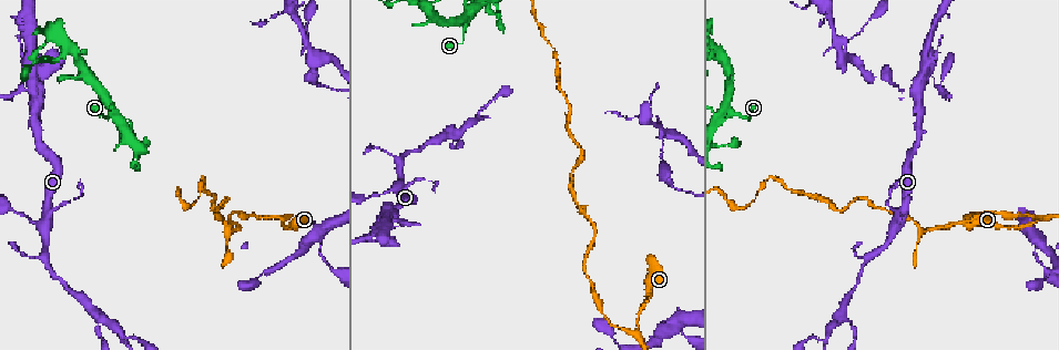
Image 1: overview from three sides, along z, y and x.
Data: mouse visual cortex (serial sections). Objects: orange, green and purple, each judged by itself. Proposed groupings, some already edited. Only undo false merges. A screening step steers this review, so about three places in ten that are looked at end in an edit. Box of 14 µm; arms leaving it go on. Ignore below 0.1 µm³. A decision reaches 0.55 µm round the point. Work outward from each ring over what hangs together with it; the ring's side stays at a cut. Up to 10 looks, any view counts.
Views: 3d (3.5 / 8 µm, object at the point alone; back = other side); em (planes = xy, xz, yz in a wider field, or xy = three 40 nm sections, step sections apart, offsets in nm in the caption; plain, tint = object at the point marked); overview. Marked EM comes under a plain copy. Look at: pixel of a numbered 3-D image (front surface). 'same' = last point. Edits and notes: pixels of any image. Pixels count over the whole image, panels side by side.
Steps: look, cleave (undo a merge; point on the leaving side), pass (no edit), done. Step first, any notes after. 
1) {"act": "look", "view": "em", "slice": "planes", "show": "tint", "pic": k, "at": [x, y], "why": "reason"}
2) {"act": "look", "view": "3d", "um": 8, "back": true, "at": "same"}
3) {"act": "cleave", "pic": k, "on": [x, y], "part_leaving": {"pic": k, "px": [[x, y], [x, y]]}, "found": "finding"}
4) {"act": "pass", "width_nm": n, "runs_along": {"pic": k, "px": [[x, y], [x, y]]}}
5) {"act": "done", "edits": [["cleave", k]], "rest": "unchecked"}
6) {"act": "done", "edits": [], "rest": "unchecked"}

{"act": "look", "view": "3d", "um": 8, "pic": 1, "at": [725, 109]}

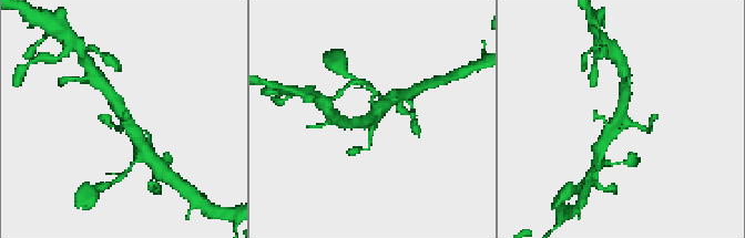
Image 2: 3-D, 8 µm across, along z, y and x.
{"act": "look", "view": "3d", "um": 3.5, "pic": 2, "at": [129, 120], "why": "closer look"}

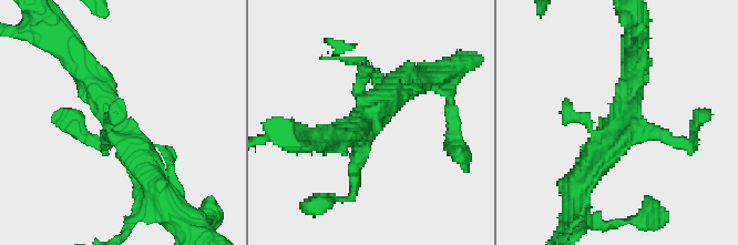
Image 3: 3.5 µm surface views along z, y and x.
{"act": "look", "view": "em", "slice": "xy", "step": 2, "show": "tint", "pic": 3, "at": [632, 117], "why": "need the tissue"}

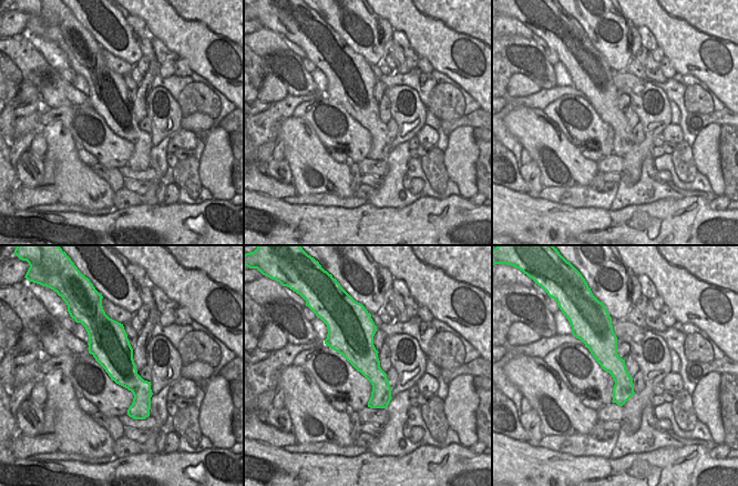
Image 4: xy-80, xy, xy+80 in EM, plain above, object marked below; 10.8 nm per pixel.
{"act": "pass", "found": "all the same cell"}

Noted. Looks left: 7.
{"act": "look", "view": "3d", "um": 3.5, "pic": 1, "at": [398, 187], "why": "sharp bend"}

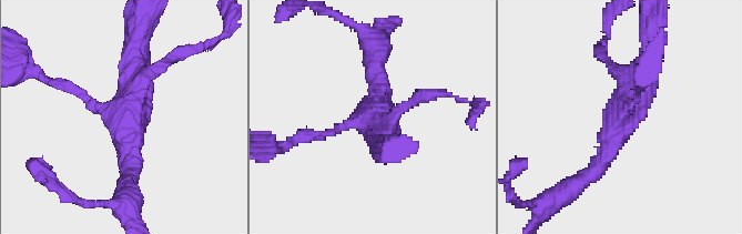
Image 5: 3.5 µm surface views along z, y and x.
{"act": "look", "view": "em", "slice": "xy", "step": 3, "show": "tint", "pic": 5, "at": [373, 121], "why": "now the EM"}

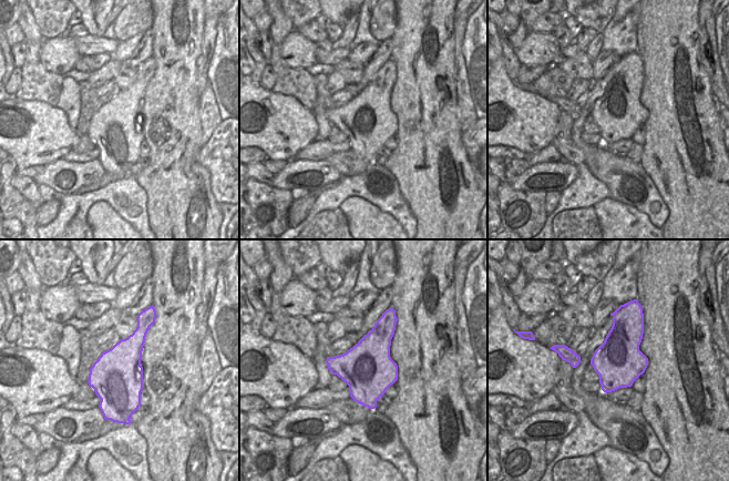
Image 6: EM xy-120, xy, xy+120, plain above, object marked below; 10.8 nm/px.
{"act": "pass", "runs_along": {"pic": 5, "px": [[651, 47], [640, 94], [583, 180]]}, "found": "one cell here"}

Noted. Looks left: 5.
{"act": "look", "view": "3d", "um": 3.5, "pic": 1, "at": [48, 267], "why": "sudden change in width"}

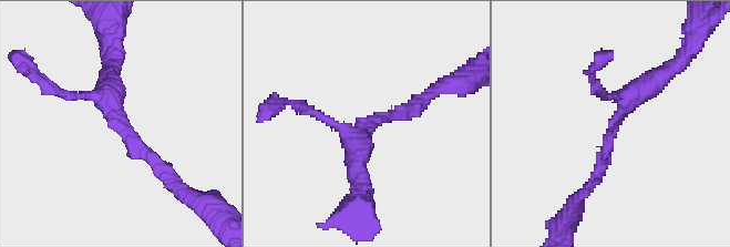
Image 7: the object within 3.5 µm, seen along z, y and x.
{"act": "look", "view": "em", "slice": "xy", "step": 3, "show": "tint", "pic": 7, "at": [123, 126], "why": "now the EM"}

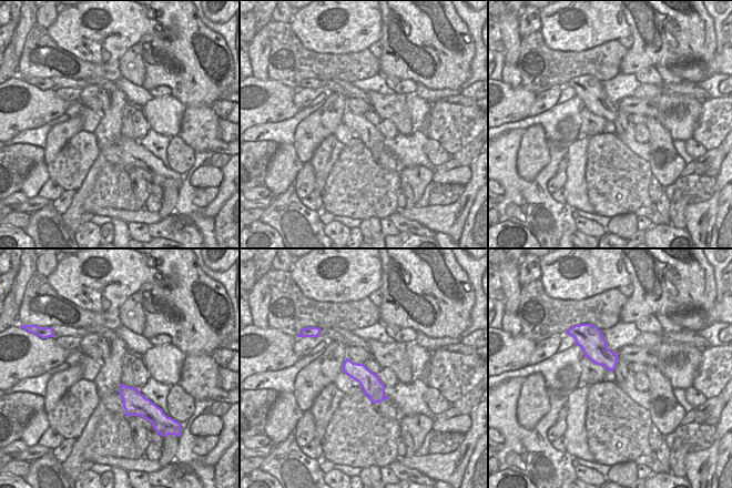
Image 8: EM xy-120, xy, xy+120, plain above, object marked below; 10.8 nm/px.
{"act": "pass", "runs_along": {"pic": 7, "px": [[664, 74], [615, 122], [595, 179]]}, "found": "continuous, no second cell"}

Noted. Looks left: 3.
{"act": "look", "view": "3d", "um": 8, "pic": 1, "at": [474, 120], "why": "abrupt turn"}

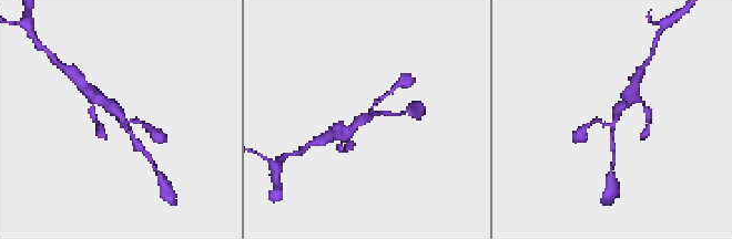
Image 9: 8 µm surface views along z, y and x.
{"act": "look", "view": "em", "slice": "xy", "step": 5, "show": "tint", "pic": 9, "at": [370, 115], "why": "shape alone is not enough"}

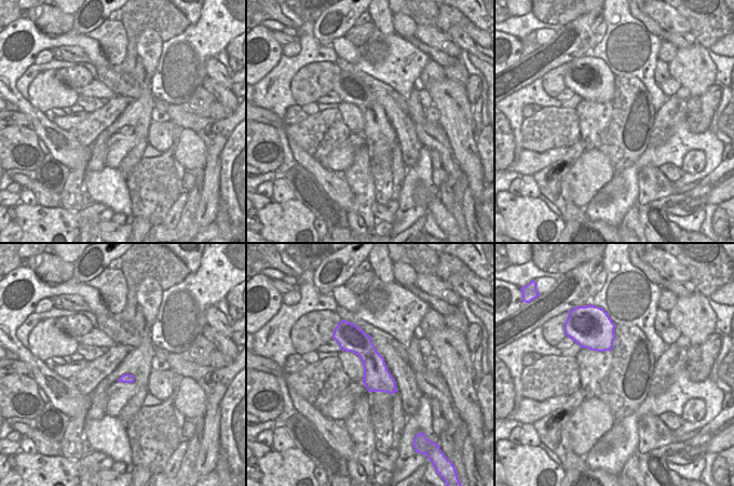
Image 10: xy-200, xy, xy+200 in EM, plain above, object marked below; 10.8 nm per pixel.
{"act": "pass", "runs_along": {"pic": 9, "px": [[348, 132], [384, 95]]}, "found": "one cell here"}

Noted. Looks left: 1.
{"act": "done", "edits": [], "rest": "unchecked"}

